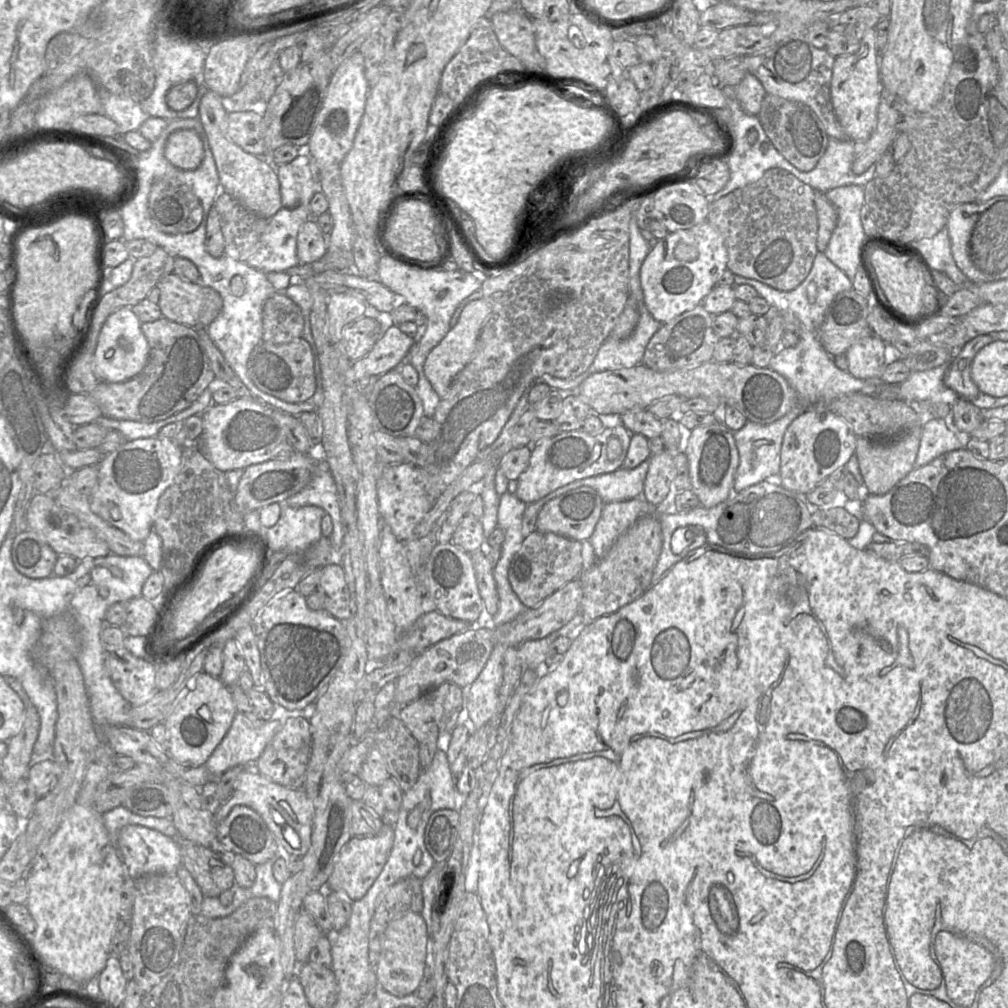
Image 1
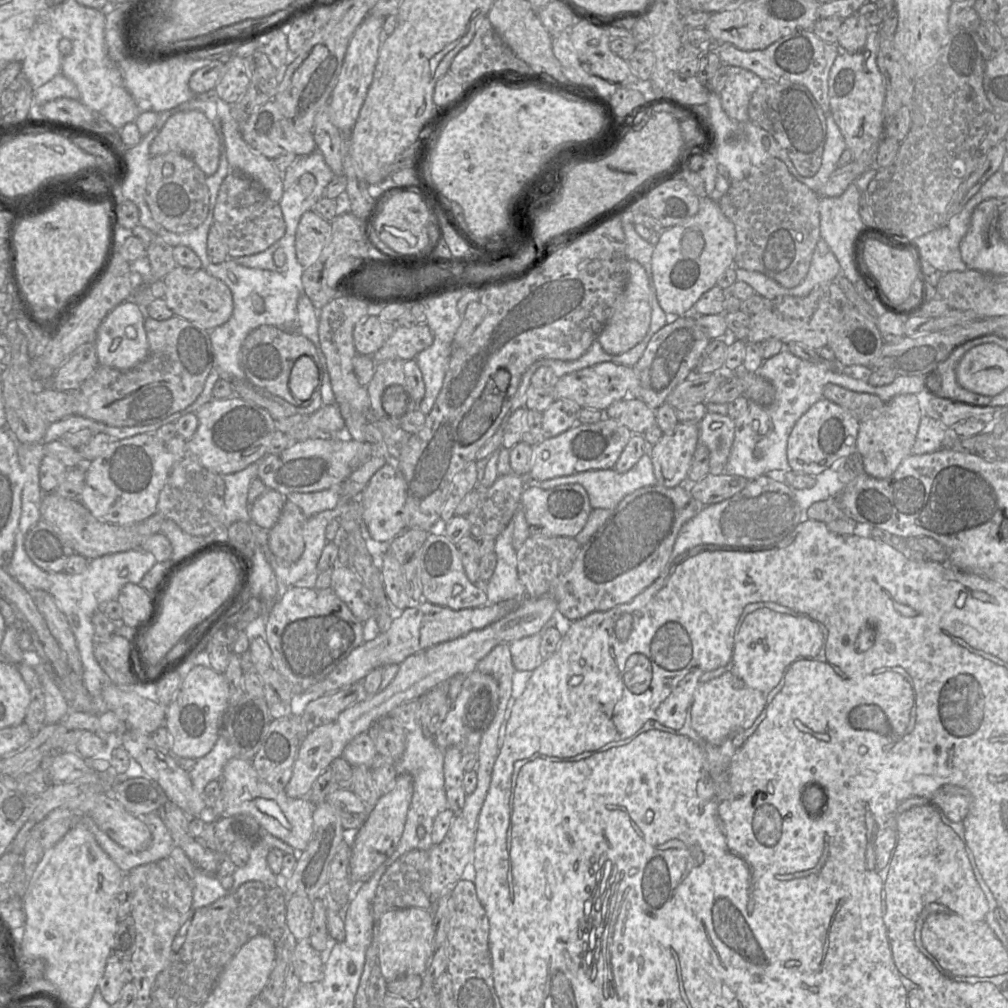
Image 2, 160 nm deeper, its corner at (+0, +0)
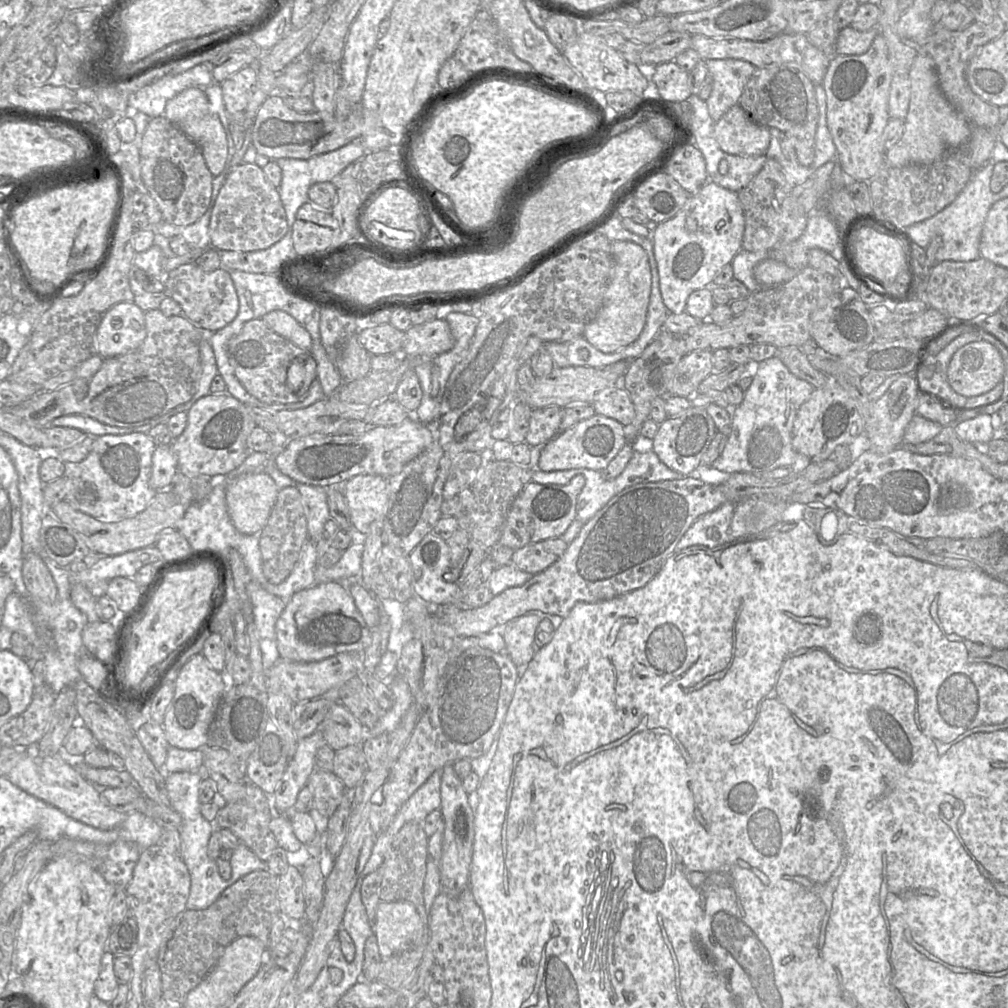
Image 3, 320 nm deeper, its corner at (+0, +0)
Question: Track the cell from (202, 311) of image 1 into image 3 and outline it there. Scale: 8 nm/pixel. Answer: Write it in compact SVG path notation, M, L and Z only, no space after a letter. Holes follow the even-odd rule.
M191 262L188 264L181 265L180 267L169 272L168 273L168 280L166 281L165 287L166 287L166 296L171 297L173 300L175 300L181 306L181 308L183 310L183 314L185 315L185 317L187 319L189 319L191 321L191 323L194 324L197 328L201 329L204 333L206 333L207 336L209 337L209 341L210 341L210 336L213 333L215 333L218 330L223 329L228 324L230 324L236 318L236 316L238 314L239 299L238 299L237 291L236 291L235 286L234 286L233 280L231 278L230 272L228 270L219 268L213 272L205 272L197 264L195 264L194 262Z

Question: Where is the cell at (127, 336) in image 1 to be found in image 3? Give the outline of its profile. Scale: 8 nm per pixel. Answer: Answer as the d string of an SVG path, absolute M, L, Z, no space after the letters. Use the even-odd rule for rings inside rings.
M120 302L107 310L96 331L96 354L105 359L140 347L147 336L144 314L134 302Z

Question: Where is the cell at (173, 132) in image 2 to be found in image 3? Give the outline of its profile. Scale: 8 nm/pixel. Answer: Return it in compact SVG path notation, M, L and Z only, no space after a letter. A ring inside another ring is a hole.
M188 88L182 91L167 102L163 115L201 148L207 167L214 177L222 173L228 154L228 142L219 117L209 108L204 89Z

